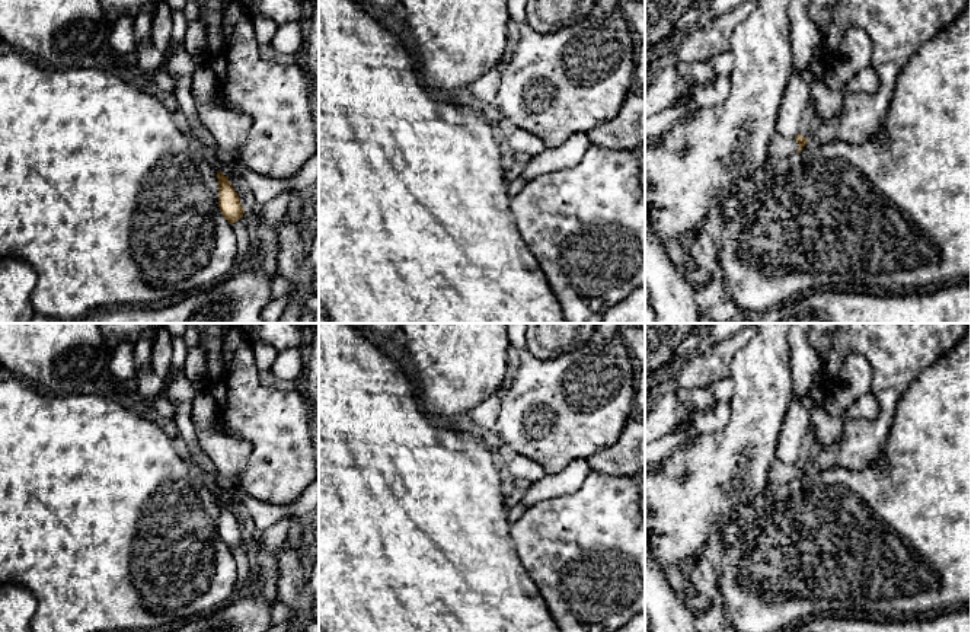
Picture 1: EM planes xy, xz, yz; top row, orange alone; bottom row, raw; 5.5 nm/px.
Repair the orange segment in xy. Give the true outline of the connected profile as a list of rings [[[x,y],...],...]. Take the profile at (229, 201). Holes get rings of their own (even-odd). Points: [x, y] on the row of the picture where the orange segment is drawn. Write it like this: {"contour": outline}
{"contour": [[[217,172],[218,179],[218,207],[224,218],[233,224],[234,221],[240,220],[245,214],[245,210],[240,204],[240,198],[234,188],[231,186],[227,176],[221,172]]]}

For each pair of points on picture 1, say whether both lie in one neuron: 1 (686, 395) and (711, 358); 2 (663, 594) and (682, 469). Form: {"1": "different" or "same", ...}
{"1": "different", "2": "different"}

